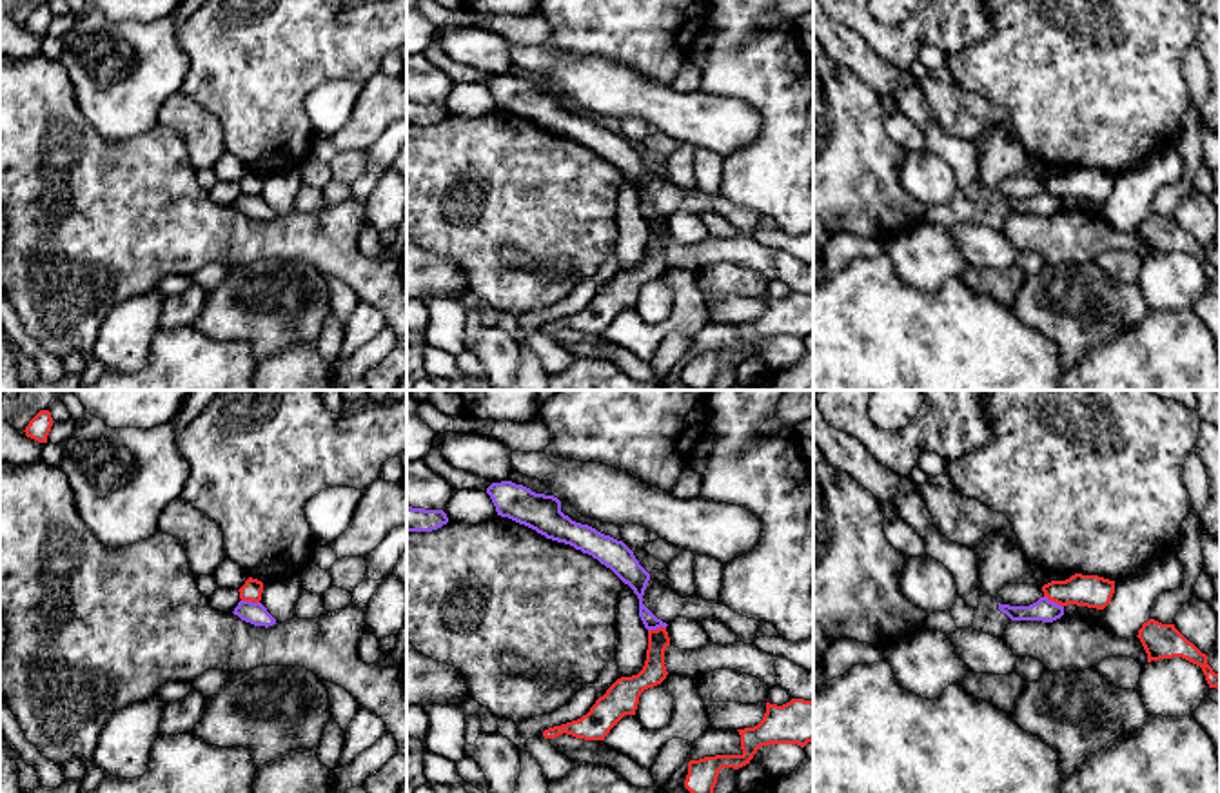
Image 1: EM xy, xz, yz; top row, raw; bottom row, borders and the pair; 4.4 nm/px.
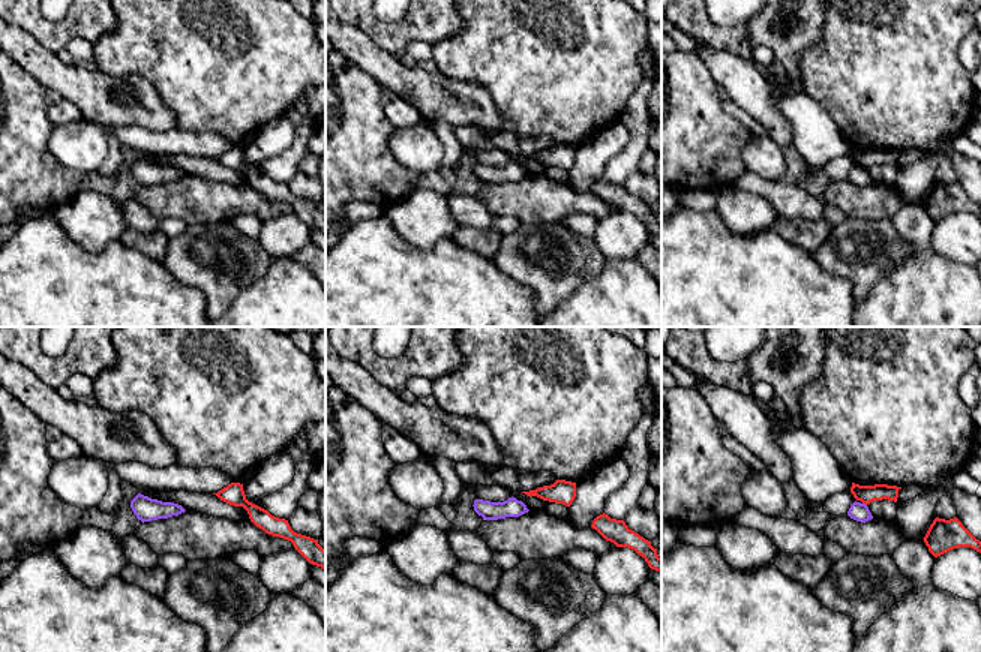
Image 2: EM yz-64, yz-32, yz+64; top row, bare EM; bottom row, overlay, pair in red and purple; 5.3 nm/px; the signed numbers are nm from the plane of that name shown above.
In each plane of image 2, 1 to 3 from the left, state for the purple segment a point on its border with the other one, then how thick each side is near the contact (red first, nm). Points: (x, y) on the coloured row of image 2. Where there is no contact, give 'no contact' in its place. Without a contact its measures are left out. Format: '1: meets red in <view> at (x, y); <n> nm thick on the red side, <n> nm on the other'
1: no contact
2: no contact
3: meets red in yz+64 at (864, 502); 100 nm thick on the red side, 100 nm on the other

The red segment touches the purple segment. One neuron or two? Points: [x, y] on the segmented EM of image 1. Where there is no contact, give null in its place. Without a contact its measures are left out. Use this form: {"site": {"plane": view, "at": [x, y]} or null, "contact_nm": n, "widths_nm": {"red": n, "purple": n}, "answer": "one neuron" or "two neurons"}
{"site": {"plane": "yz", "at": [1053, 601]}, "contact_nm": 100, "widths_nm": {"red": 140, "purple": 100}, "answer": "two neurons"}

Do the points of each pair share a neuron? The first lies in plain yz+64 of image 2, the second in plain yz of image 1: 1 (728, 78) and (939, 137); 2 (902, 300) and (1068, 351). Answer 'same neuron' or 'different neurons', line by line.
1: same neuron
2: different neurons

